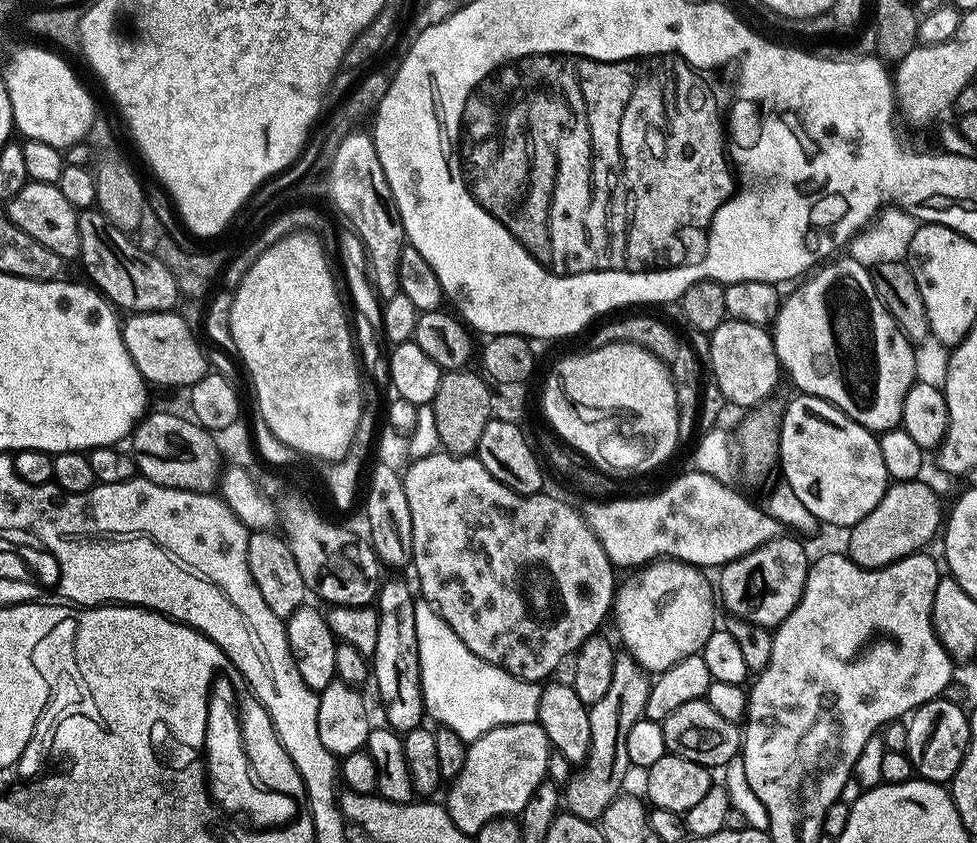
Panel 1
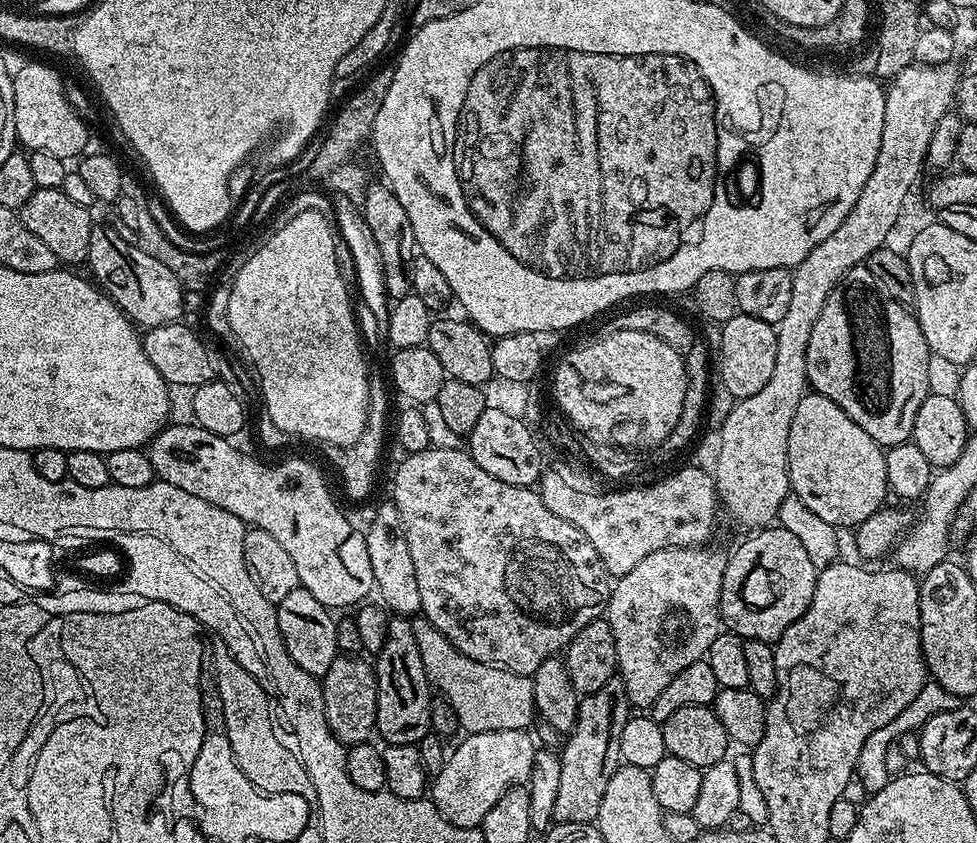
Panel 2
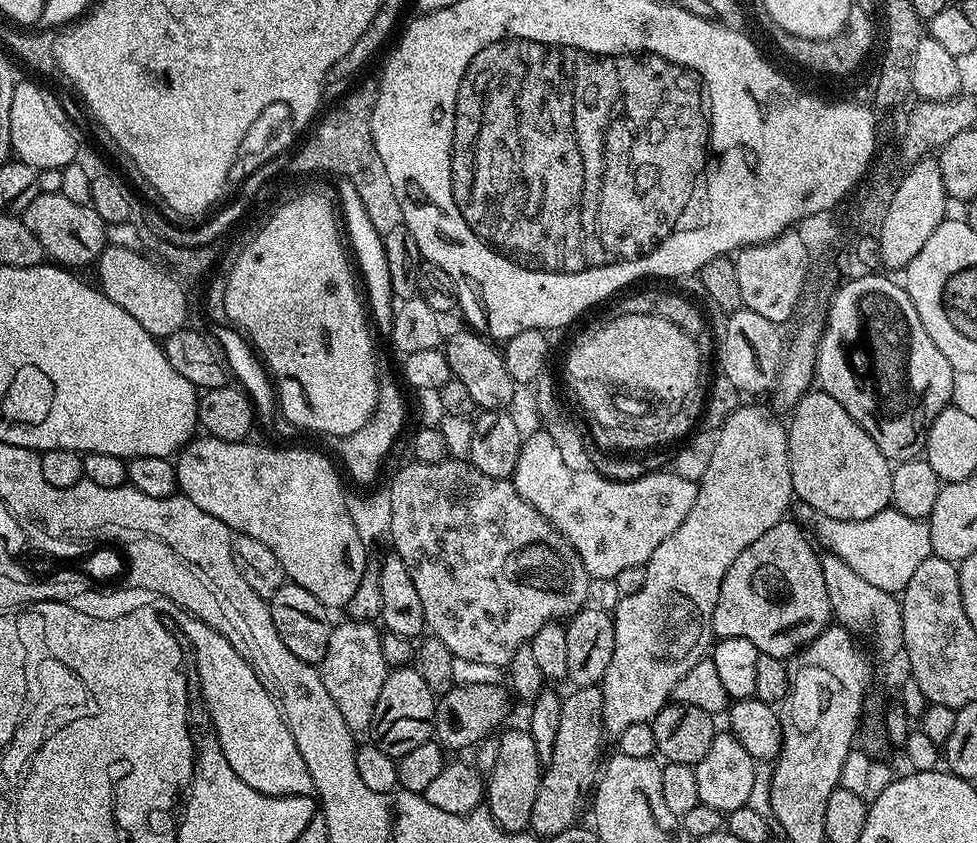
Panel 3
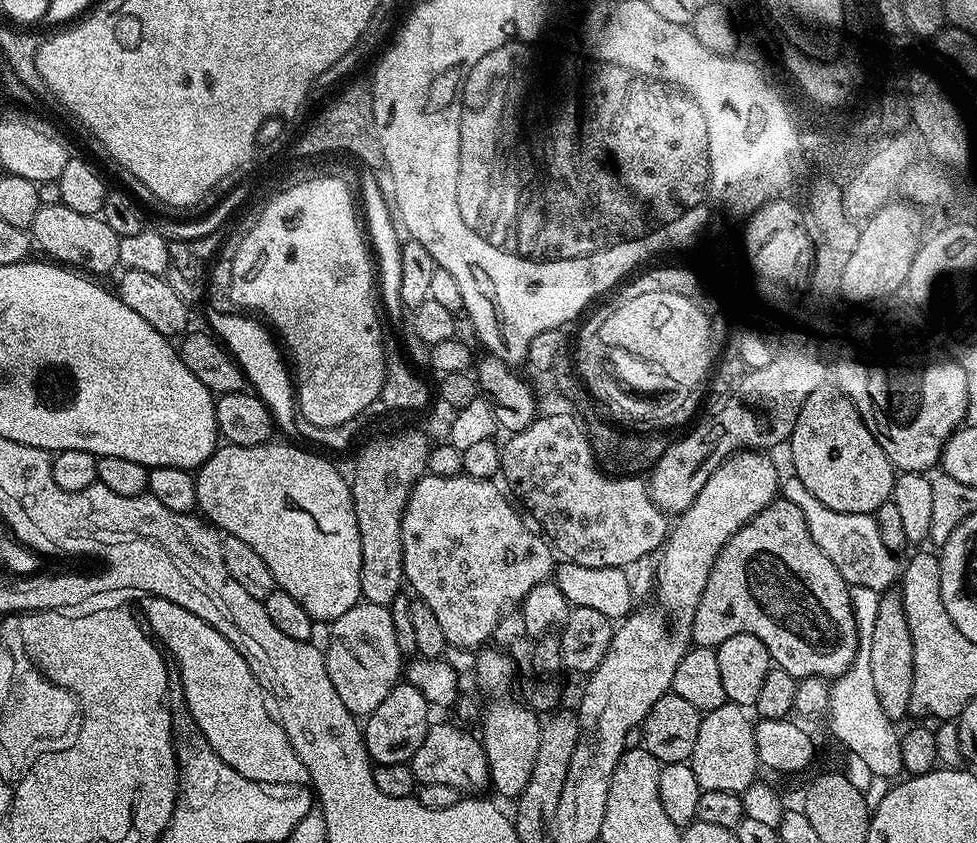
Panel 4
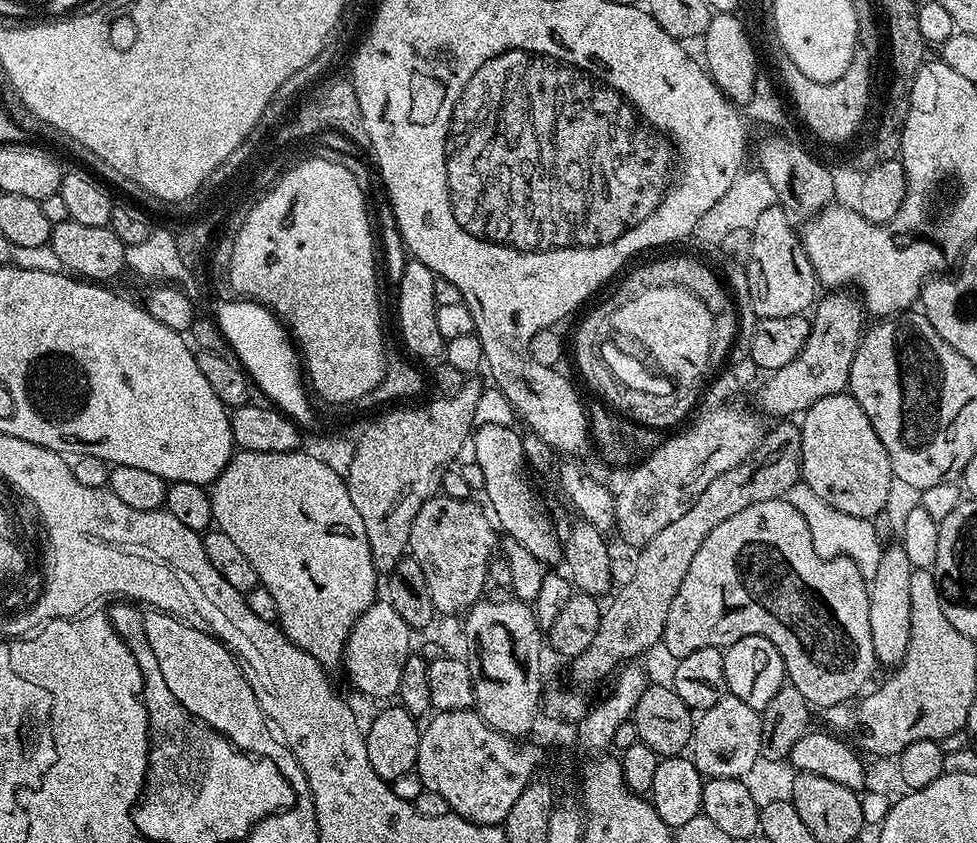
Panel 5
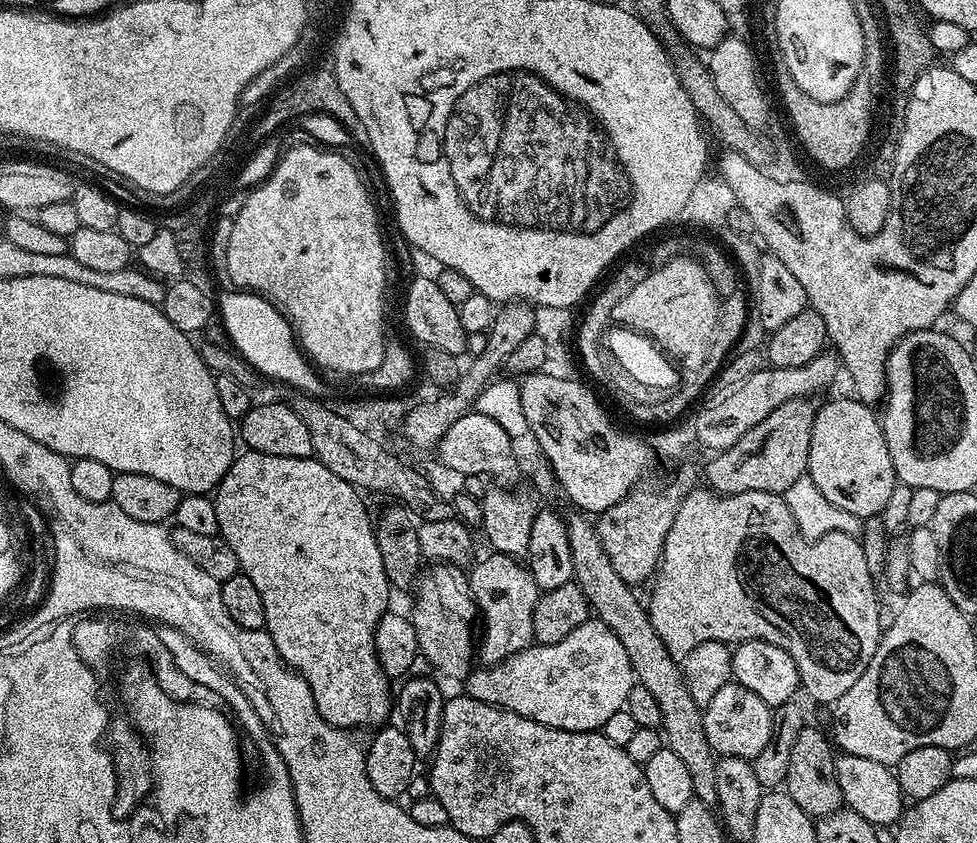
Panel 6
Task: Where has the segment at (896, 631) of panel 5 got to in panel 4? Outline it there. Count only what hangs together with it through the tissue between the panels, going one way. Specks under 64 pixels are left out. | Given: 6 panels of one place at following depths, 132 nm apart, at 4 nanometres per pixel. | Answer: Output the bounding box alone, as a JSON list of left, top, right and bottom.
[868,590,914,722]

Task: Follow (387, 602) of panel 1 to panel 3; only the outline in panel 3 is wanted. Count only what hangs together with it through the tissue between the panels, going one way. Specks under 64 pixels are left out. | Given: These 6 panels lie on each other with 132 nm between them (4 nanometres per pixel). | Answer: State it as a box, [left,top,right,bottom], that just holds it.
[370,668,437,758]

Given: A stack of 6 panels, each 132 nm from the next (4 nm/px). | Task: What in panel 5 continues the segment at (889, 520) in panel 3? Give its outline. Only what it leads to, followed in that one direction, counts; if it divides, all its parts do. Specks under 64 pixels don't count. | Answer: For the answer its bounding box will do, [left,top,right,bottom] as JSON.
[786,482,884,582]

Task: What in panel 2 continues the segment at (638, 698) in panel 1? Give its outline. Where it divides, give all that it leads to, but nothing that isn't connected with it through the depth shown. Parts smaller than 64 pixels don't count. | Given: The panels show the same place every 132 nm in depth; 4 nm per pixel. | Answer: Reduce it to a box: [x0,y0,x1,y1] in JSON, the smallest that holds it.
[553,678,630,824]

